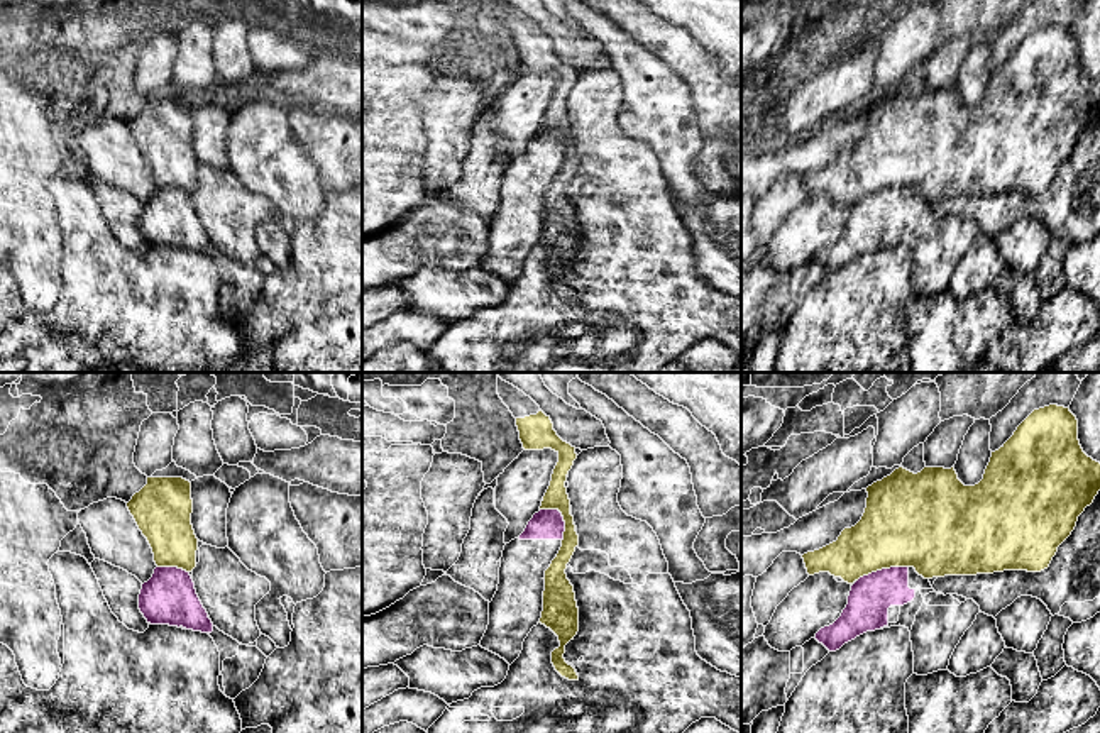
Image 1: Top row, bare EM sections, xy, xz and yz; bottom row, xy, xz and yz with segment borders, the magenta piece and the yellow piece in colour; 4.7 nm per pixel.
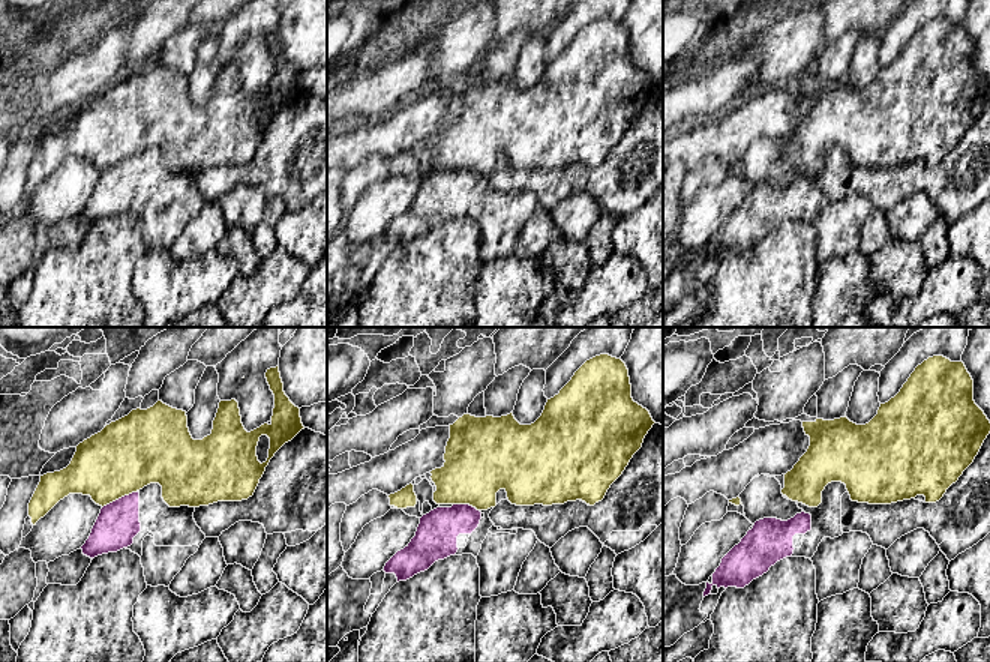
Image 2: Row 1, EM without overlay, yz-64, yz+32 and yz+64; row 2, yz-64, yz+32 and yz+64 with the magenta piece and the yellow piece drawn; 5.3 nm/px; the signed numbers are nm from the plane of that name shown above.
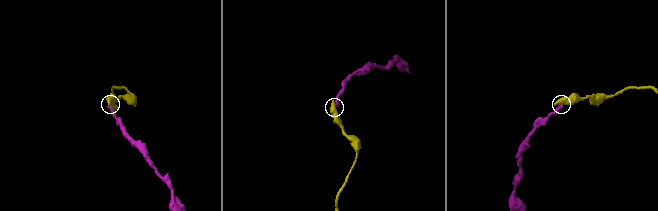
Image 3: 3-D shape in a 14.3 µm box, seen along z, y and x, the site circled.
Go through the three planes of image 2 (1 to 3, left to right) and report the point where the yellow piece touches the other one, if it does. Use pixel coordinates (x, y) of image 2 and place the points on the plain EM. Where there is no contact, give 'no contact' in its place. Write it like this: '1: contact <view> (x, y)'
1: contact yz-64 (119, 162)
2: contact yz+32 (467, 168)
3: no contact

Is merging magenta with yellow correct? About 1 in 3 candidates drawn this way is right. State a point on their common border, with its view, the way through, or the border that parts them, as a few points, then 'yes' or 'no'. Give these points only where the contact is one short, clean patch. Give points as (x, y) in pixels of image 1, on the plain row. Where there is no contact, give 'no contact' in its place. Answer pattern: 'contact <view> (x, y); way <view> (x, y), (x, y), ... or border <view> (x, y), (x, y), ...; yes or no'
contact yz (882, 190); border yz (907, 187), (882, 188), (863, 195), (857, 202); no

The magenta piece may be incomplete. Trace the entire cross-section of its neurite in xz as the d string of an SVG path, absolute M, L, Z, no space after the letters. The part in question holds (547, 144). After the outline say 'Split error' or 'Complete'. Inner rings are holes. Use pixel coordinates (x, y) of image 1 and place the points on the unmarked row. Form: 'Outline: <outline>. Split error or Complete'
Outline: M540 130L525 152L504 166L498 212L489 223L489 245L481 267L509 286L543 232L545 191L557 178L565 152L558 130Z. Split error

